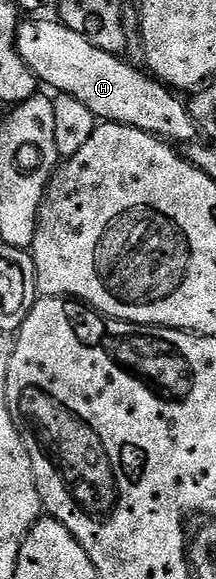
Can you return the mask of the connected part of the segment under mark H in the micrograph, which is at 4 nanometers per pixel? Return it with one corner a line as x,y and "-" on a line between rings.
57,19
23,20
18,26
16,47
20,59
24,59
24,63
28,63
30,70
34,72
35,77
45,88
47,85
48,88
54,89
55,94
67,93
80,99
80,103
84,103
84,107
88,107
88,111
92,111
92,115
99,122
127,125
133,129
150,133
153,137
167,143
175,143
174,141
189,143
199,140
200,130
194,121
194,116
190,114
189,104
185,100
181,101
178,98
181,96
175,90
171,89
169,85
163,85
149,72
143,71
141,68
138,70
136,66
121,61
123,58
119,54
100,51
100,47
88,43
88,39
84,39
84,35
76,35
76,31
72,31
61,21

